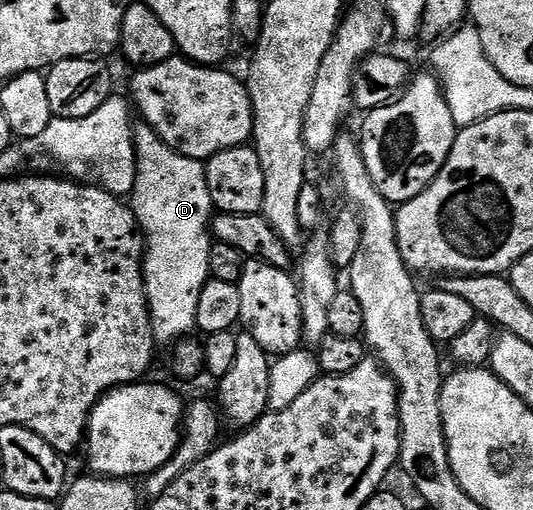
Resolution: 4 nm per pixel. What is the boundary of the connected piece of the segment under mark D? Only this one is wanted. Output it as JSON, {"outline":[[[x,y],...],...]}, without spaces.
{"outline":[[[152,126],[134,127],[136,154],[135,189],[129,195],[135,219],[143,231],[143,283],[147,307],[155,328],[156,343],[174,343],[196,329],[197,300],[211,277],[209,252],[213,235],[213,207],[207,183],[207,167],[200,159],[186,158],[167,146]]]}

